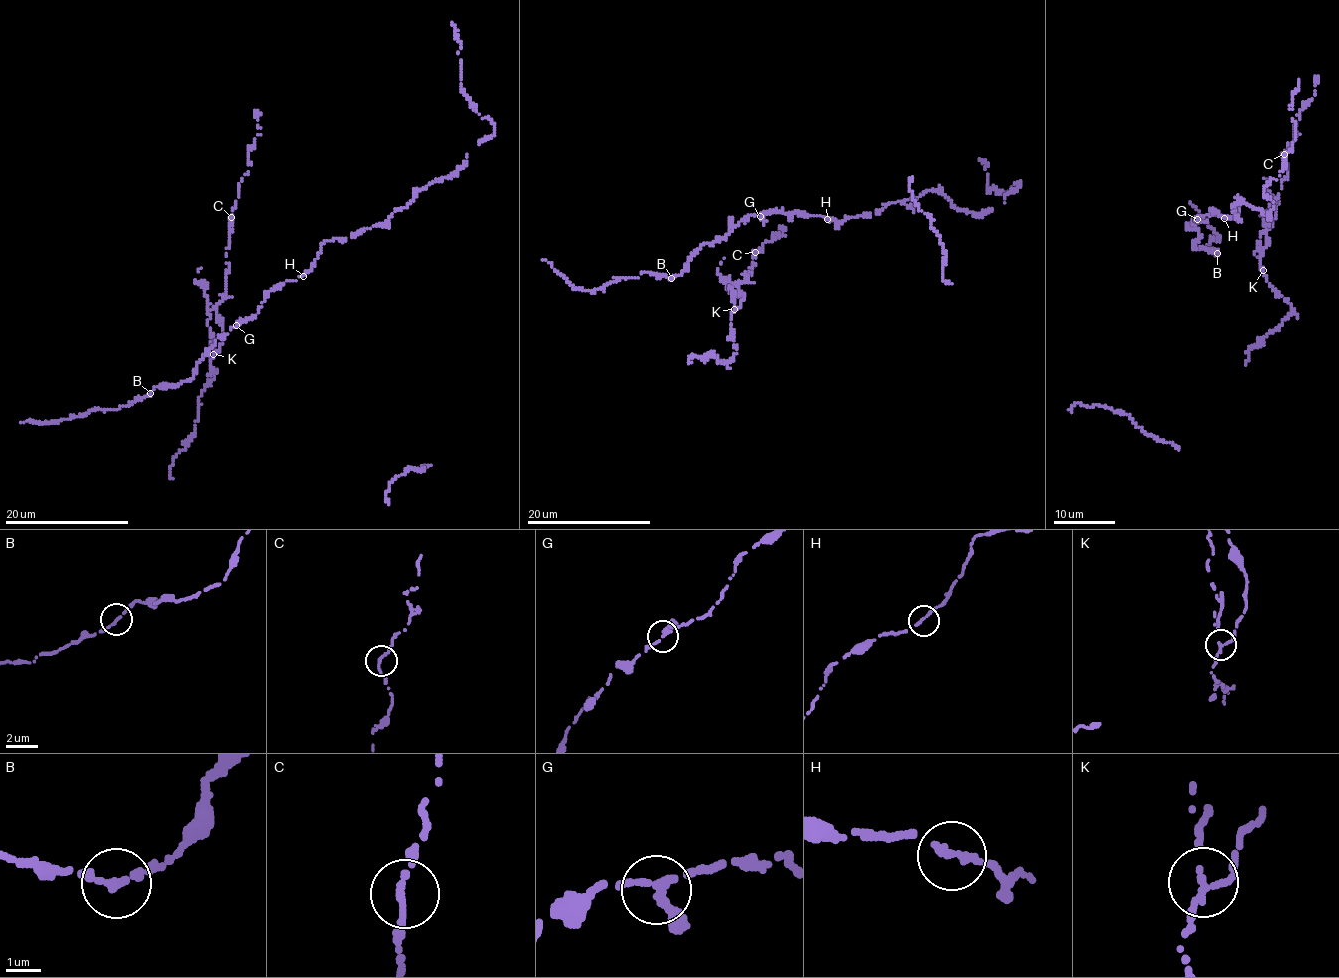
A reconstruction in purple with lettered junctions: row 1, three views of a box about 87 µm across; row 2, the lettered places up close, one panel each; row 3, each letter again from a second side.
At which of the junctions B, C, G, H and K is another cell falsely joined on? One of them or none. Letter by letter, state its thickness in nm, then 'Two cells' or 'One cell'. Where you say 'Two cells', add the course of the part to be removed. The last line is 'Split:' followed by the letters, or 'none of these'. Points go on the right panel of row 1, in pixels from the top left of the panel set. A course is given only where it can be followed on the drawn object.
B: Thickness 190 nm. One cell
C: Thickness 190 nm. One cell
G: Thickness 220 nm. One cell
H: Thickness 200 nm. One cell
K: Thickness 160 nm. Two cells. Course of the part to remove: (1262, 270), (1259, 235), (1276, 217), (1264, 178)
Split: K

